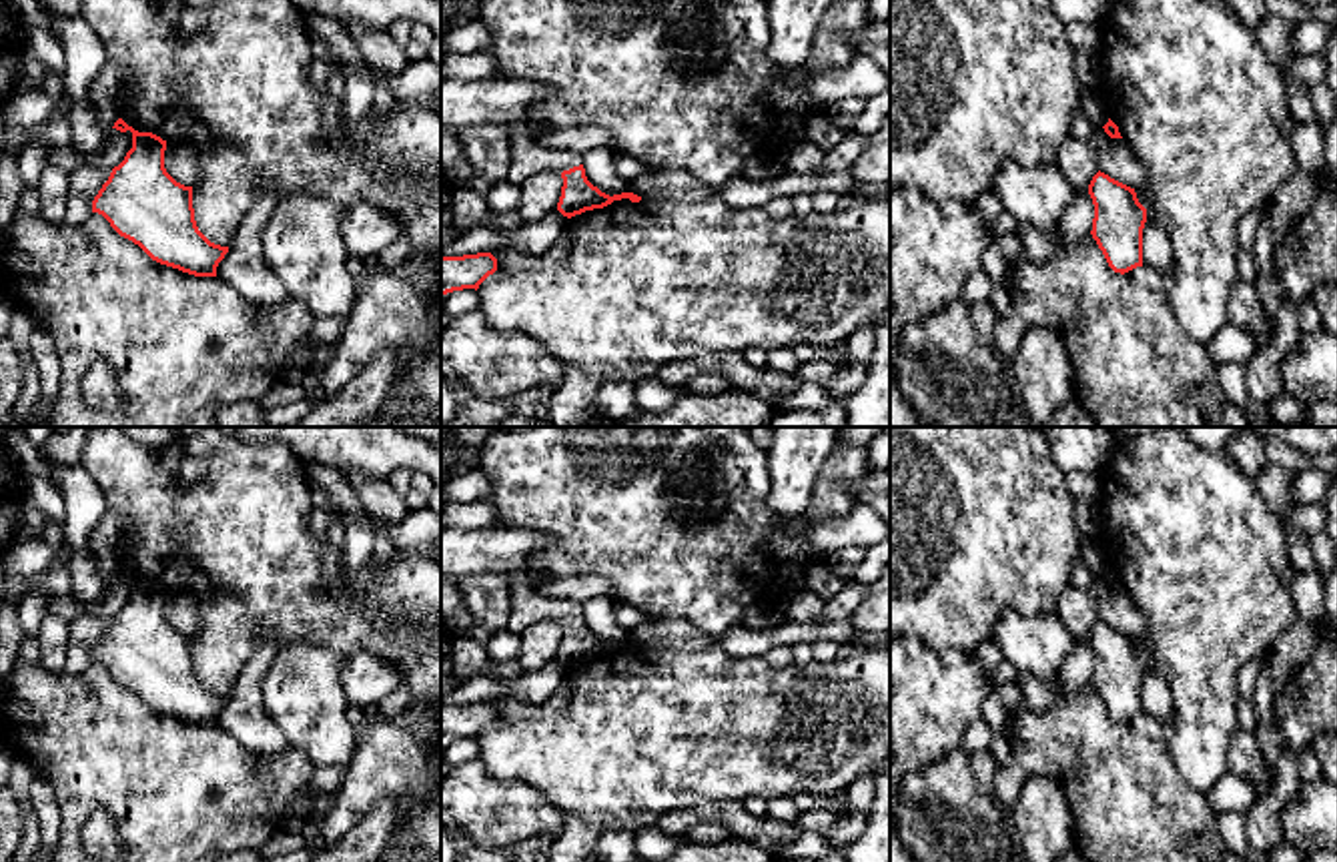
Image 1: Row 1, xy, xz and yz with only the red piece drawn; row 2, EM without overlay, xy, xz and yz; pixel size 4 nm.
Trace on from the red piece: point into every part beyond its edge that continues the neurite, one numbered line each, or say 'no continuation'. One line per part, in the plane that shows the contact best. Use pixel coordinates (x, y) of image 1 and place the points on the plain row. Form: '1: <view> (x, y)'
no continuation

